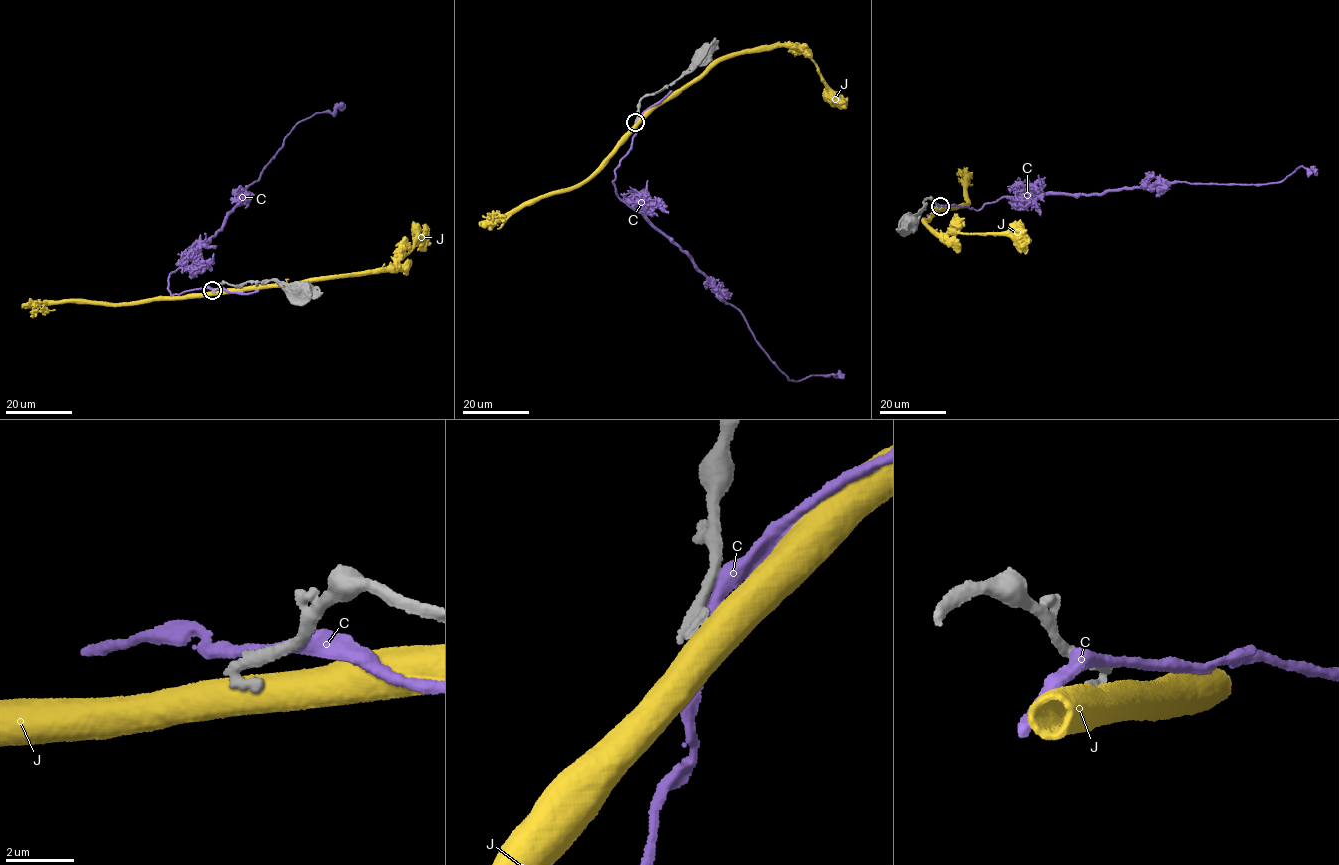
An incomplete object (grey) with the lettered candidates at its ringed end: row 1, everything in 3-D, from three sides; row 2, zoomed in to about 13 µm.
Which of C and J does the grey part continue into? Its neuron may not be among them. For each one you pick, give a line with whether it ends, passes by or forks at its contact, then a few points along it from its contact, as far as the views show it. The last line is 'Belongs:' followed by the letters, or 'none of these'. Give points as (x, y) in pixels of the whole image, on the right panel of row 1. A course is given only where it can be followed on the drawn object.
Belongs: none of these

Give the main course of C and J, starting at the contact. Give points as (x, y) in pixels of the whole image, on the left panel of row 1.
C: (218, 288), (170, 295), (167, 281), (219, 230), (299, 122), (345, 104)
J: (214, 293), (292, 285), (388, 268), (397, 264), (417, 239), (424, 250)

